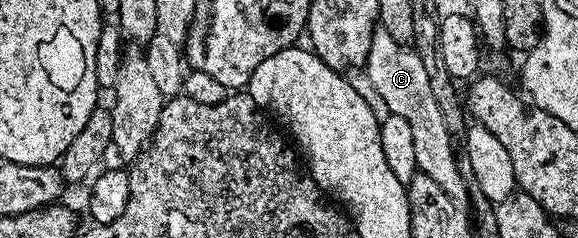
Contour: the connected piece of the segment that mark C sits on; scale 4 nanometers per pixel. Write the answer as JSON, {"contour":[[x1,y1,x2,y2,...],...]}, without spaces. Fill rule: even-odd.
{"contour":[[378,30,370,42,367,72,373,90,388,107,387,111,410,122,417,169,423,175,434,178,434,182,438,182,438,186,442,186,446,194,463,197,466,192,466,179,464,180,465,173,460,167,458,151,456,152,455,146,452,145,454,137,446,126,446,118,434,98,434,90,430,90,430,79,426,76,425,67,422,66,418,54,411,47,394,42,390,34]]}

